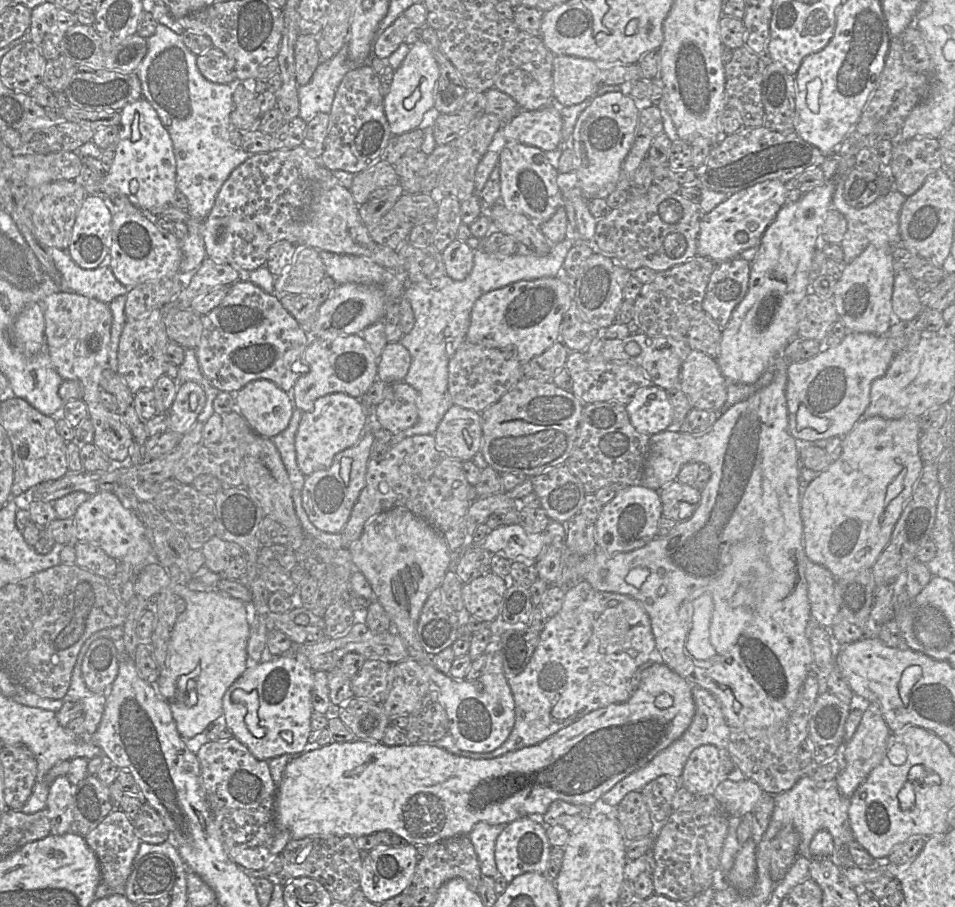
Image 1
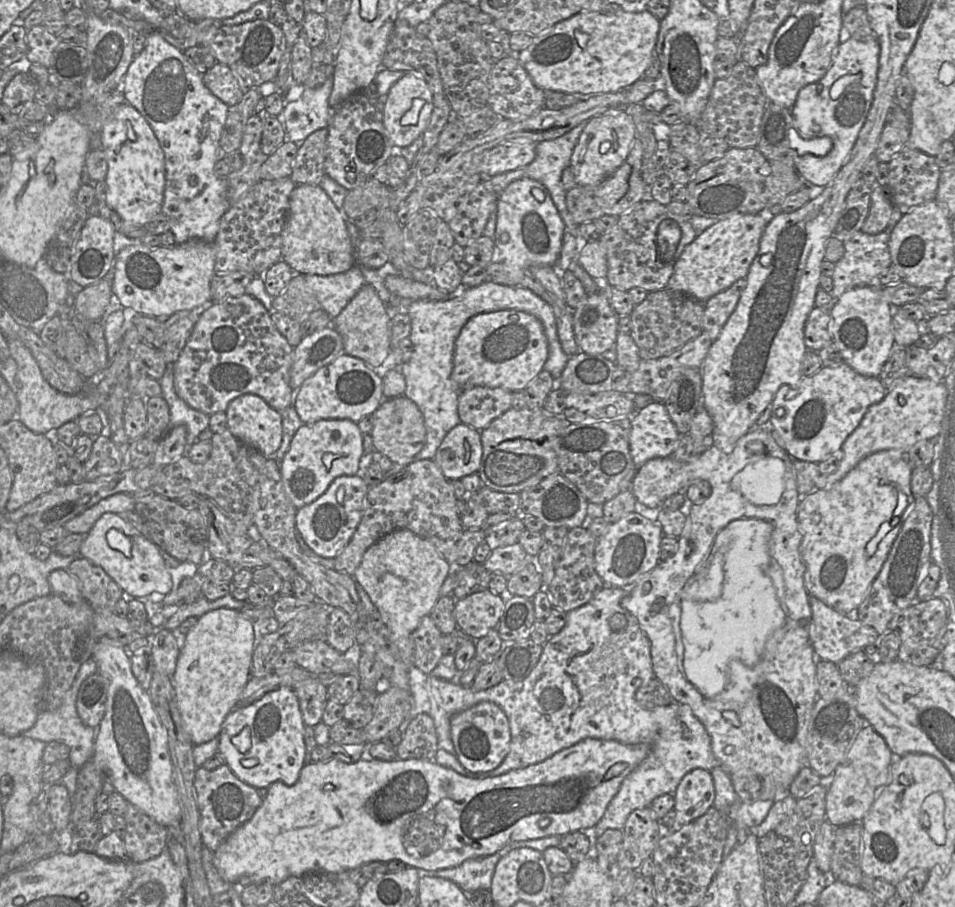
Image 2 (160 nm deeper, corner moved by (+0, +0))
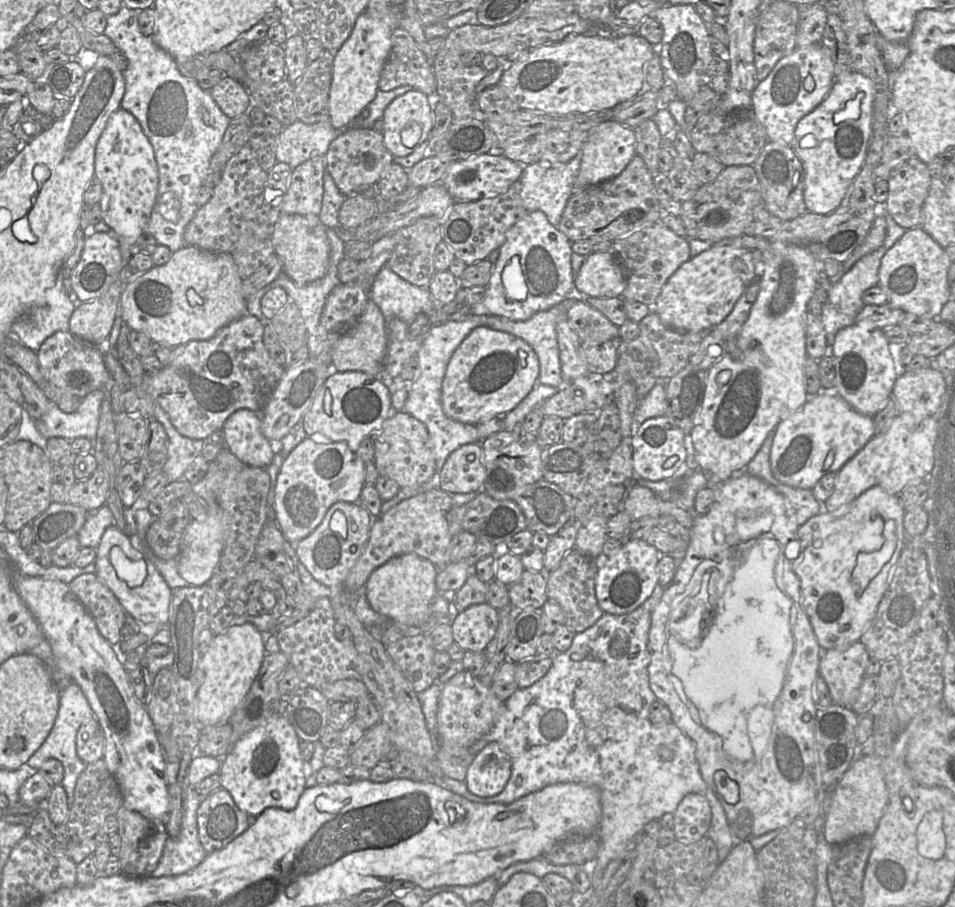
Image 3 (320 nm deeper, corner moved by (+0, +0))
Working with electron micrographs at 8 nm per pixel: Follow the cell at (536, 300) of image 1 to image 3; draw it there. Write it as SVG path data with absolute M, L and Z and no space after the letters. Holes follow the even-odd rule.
M486 326L476 327L448 363L442 383L442 407L451 419L477 425L513 410L538 383L539 361L522 339Z

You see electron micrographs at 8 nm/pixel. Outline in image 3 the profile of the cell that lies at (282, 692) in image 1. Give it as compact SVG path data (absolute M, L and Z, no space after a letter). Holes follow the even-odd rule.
M284 714L255 728L237 741L222 758L219 775L221 786L251 819L271 807L286 811L295 809L306 788L304 760L300 740Z

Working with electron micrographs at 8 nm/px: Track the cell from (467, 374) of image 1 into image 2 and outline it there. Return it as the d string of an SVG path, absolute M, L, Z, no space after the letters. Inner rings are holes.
M476 386L458 395L458 413L462 423L482 431L512 407L513 392L502 388Z

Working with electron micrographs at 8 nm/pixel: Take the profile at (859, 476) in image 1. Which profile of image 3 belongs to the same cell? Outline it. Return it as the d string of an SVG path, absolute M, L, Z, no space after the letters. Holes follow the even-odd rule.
M874 486L844 507L834 512L821 511L798 526L799 551L792 567L800 580L803 609L822 652L845 649L859 641L874 619L888 587L891 572L906 542L904 516L905 510L899 495L890 494L881 487Z

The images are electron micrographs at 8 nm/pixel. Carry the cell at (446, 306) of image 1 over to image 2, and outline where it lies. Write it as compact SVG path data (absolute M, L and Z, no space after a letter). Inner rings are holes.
M485 282L479 286L458 289L445 301L428 299L408 303L407 314L411 320L411 341L414 349L411 358L400 370L406 379L405 396L413 401L424 416L426 442L417 459L434 459L437 449L447 433L461 423L458 413L458 395L451 380L456 341L464 325L475 315L500 310L517 310L536 317L542 324L548 342L548 358L544 370L558 381L569 356L563 351L557 331L554 310L548 302L522 286L508 286Z

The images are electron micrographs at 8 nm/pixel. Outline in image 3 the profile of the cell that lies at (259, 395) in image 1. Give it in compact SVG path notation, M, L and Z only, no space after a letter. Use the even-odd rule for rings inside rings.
M239 409L223 425L225 445L243 463L267 468L275 452L271 442L263 435L261 415L249 409Z

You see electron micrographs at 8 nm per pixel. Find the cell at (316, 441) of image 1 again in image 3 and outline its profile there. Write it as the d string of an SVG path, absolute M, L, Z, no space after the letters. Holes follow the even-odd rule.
M306 437L303 441L301 441L287 457L284 459L281 469L277 476L277 482L275 487L275 520L281 529L285 538L292 544L295 545L302 539L309 536L321 523L324 519L329 508L337 503L337 502L347 502L347 503L358 503L360 499L360 495L365 484L365 463L358 456L356 452L353 452L346 442L330 442L330 443L318 443L315 442L311 437Z

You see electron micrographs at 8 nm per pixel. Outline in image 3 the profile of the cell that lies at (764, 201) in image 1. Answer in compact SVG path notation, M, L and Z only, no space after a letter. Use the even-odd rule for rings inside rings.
M713 244L677 269L663 286L652 309L667 327L682 332L707 333L725 320L755 277L751 250Z

